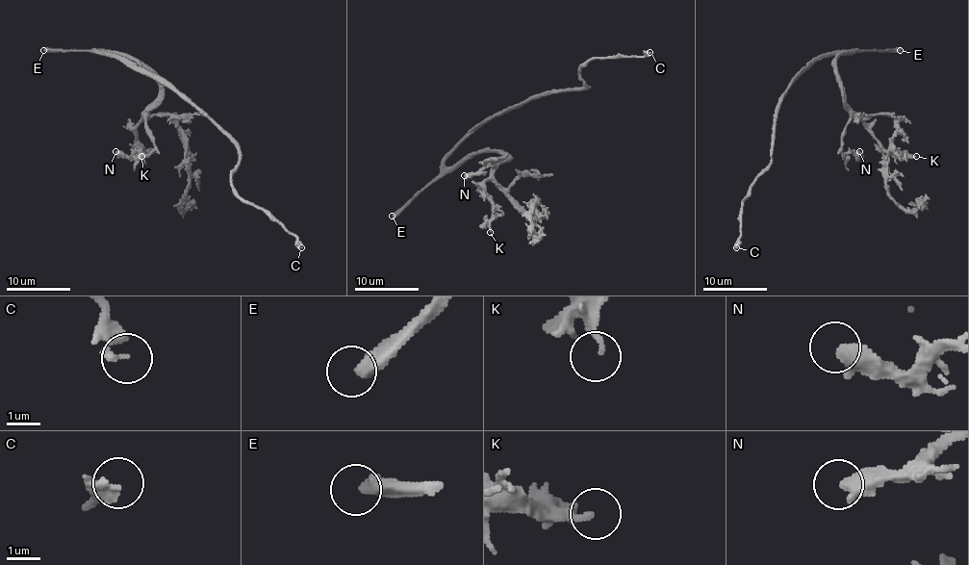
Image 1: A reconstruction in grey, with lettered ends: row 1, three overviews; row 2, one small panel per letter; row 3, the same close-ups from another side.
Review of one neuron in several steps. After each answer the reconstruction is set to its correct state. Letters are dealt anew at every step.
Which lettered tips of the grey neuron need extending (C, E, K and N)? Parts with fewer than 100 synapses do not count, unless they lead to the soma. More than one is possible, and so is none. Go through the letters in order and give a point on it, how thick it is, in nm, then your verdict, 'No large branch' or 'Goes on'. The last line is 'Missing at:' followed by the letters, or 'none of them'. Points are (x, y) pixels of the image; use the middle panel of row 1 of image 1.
C: Place: (650, 52). Thickness 180 nm. No large branch
E: Place: (392, 216). Thickness 460 nm. Goes on
K: Place: (490, 232). Thickness 160 nm. No large branch
N: Place: (464, 175). Thickness 500 nm. No large branch
Missing at: E

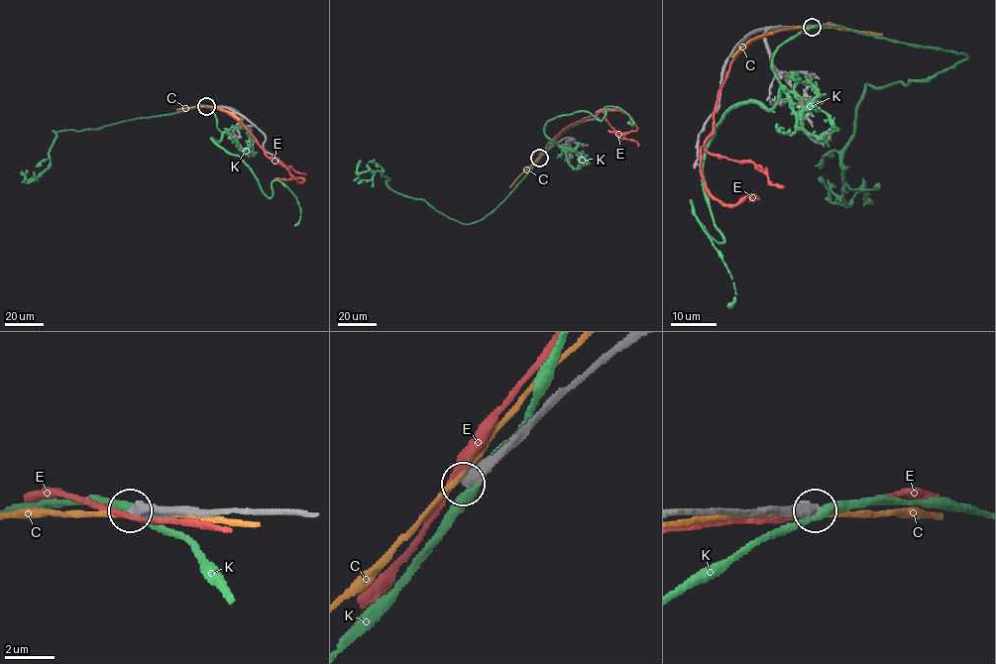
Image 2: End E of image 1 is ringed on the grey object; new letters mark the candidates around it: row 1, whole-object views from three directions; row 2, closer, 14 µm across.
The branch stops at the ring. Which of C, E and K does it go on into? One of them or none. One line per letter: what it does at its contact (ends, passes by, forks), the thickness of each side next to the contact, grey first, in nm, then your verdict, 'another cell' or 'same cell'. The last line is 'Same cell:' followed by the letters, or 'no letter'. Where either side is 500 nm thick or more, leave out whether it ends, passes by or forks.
C: 600 nm thick on the grey side, 220 nm on the other; another cell
E: 550 nm thick on the grey side, 280 nm on the other; another cell
K: 600 nm thick on the grey side, 360 nm on the other; another cell
Same cell: no letter

